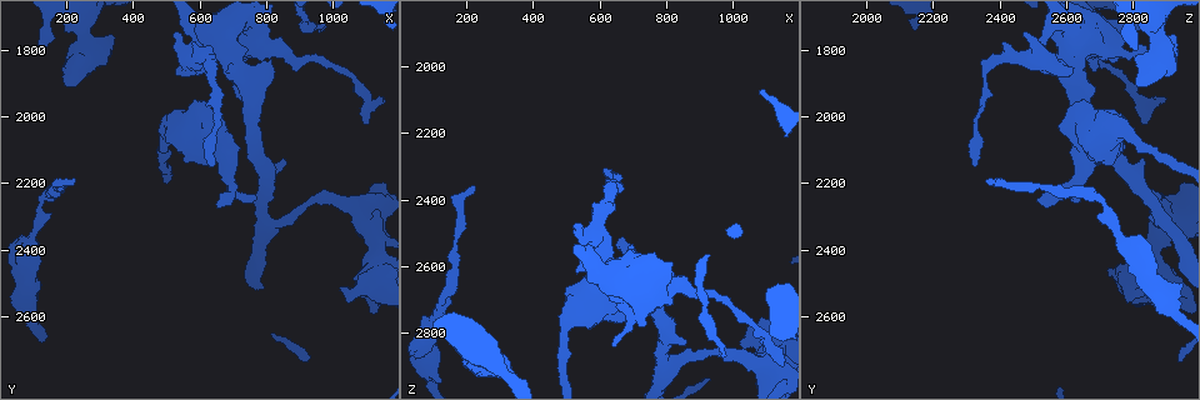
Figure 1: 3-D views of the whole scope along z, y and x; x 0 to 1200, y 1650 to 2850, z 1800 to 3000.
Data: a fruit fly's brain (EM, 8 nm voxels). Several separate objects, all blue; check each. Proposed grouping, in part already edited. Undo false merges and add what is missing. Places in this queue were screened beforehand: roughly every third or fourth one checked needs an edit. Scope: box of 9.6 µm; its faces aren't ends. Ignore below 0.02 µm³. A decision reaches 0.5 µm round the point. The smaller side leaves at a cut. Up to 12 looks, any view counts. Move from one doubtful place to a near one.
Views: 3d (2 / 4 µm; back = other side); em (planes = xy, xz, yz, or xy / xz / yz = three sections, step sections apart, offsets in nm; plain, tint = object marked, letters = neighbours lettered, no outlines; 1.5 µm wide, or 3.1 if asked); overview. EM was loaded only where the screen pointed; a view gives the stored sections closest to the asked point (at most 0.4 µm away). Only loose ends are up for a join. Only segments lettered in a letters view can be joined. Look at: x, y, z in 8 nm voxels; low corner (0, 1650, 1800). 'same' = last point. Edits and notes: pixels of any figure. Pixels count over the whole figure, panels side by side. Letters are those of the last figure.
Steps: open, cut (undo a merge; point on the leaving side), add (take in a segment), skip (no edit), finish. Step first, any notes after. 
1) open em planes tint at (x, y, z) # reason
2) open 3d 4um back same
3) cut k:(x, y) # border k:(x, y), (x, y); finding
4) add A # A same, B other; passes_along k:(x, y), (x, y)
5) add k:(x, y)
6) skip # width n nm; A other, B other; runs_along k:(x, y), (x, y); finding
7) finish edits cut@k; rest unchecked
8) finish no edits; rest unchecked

open em xy step 4 letters at (640, 1790, 2840) # free end

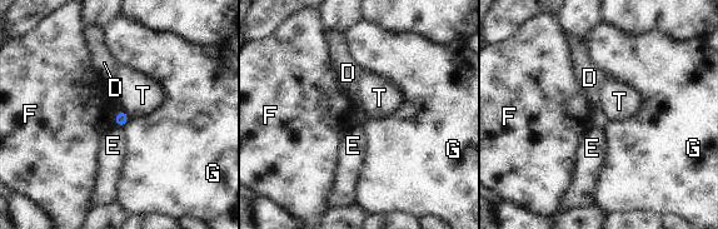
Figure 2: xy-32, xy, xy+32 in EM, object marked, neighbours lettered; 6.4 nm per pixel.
open em xz step 4 letters same # cut it another way

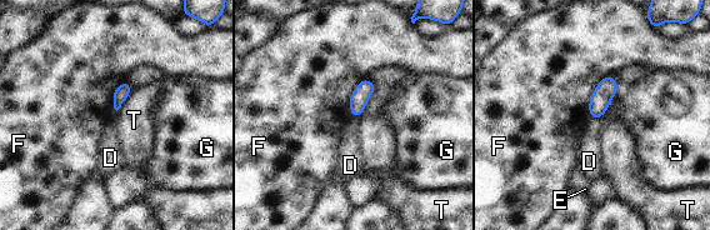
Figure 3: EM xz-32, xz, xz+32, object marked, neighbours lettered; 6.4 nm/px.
skip # D other, E other, F other, G other, T other; border 3:(376, 84), (364, 111), (356, 118); none of them fits

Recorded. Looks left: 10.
open em yz step 4 letters at (970, 1740, 2870) # thin end

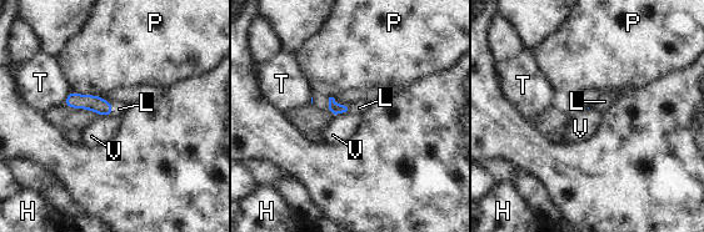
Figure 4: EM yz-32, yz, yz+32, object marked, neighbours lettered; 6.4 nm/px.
add L # H other, L same, P other, T other, V other; it goes on there

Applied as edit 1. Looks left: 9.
open overview # redraw

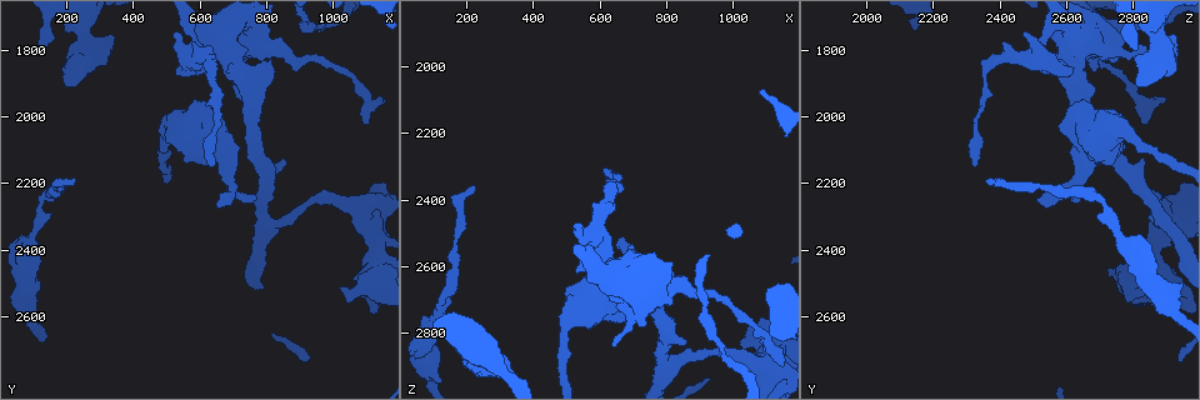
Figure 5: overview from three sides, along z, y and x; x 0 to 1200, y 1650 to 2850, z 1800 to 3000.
open em planes letters at (660, 2260, 2510) # branch stops here

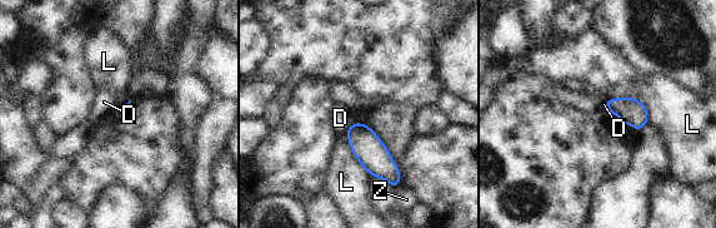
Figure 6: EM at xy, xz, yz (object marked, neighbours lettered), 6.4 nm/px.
skip # D other, L other, Z other; border 6:(353, 122), (344, 132); none of them fits

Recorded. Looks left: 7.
open em planes letters at (520, 1750, 2480) # free end

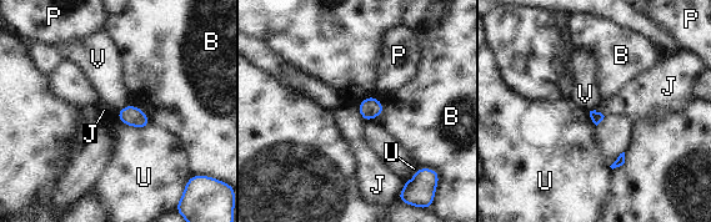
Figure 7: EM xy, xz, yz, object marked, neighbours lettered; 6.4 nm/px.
skip # B other, J other, P other, U other, V other; border 7:(356, 105), (360, 116), (365, 121); no lettered segment goes on from it

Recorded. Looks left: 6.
open 3d 4um at (120, 2510, 2950) # stops while still wide

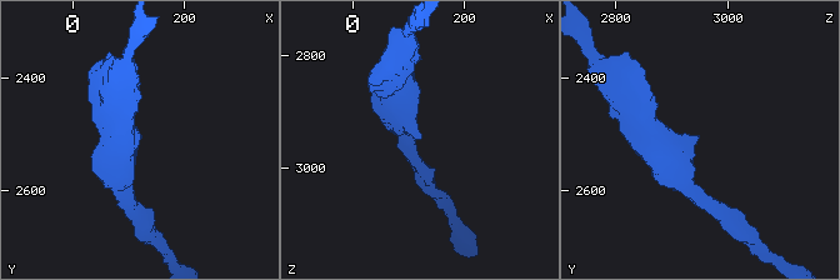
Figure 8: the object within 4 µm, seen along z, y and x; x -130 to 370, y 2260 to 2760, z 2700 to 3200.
open em planes letters at (120, 2495, 2945) # need the tissue

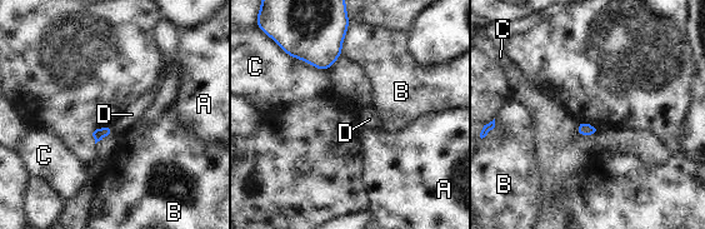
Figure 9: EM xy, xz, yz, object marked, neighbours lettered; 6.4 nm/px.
skip # longest_contact C 280 nm; A other, B other, C other, D other; none of them fits

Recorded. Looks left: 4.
finish edits add@4; rest unchecked

